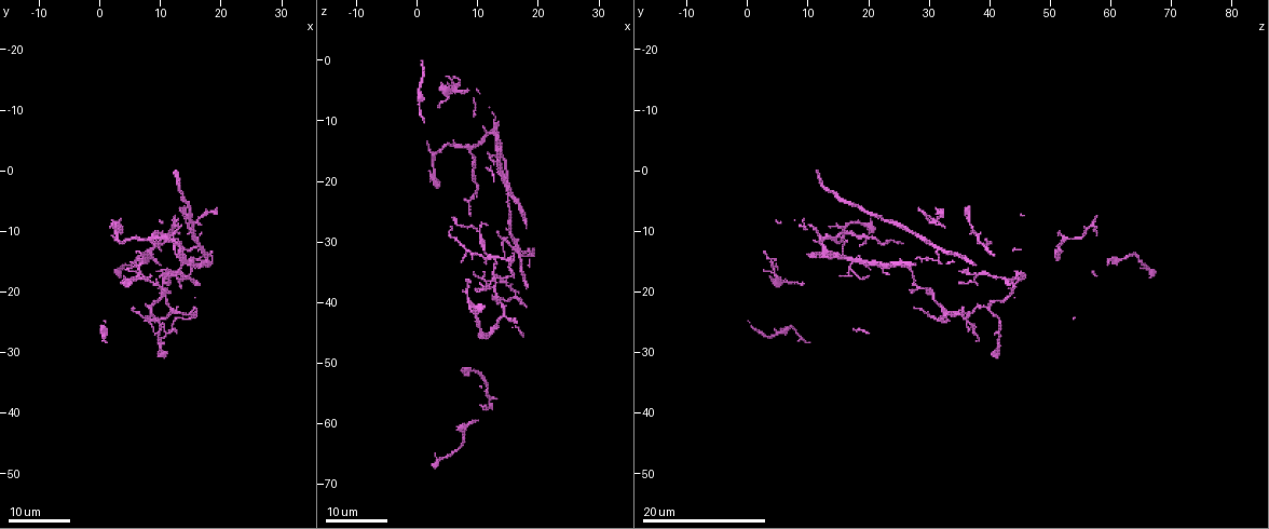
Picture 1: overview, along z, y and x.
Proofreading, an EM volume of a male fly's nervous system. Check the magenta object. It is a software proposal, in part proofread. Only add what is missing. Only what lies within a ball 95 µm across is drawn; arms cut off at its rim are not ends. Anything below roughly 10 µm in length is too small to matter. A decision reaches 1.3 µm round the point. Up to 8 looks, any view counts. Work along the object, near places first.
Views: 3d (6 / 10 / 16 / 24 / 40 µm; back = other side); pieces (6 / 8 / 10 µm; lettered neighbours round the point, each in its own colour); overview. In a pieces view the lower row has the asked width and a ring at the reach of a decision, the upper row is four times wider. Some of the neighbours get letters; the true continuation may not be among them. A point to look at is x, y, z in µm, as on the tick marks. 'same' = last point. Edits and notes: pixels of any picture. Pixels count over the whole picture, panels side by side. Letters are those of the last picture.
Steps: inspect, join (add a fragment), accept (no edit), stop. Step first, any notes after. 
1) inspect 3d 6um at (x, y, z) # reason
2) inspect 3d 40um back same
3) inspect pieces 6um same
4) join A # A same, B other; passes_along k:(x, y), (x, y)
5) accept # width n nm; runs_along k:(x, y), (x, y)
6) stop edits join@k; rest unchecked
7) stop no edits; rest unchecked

inspect 3d 16um at (1.5, 28.5, 10.0) # branch stops here

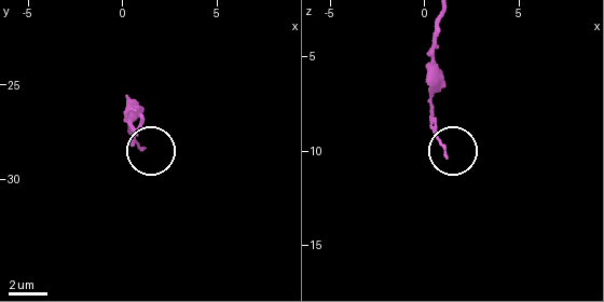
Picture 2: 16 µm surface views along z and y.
inspect pieces 8um at (1.2, 28.3, 10.3)

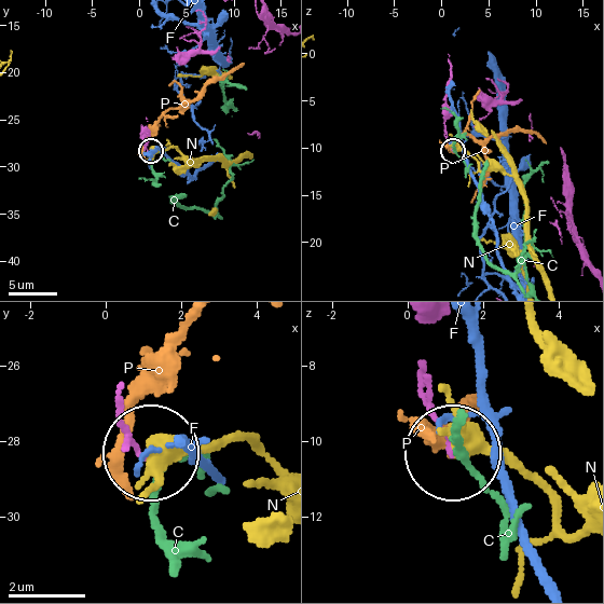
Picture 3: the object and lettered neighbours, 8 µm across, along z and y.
accept # C other, F other, N other, P other; no lettered fragment goes on from it

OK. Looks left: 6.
inspect 3d 16um at (9.0, 12.0, 19.0)

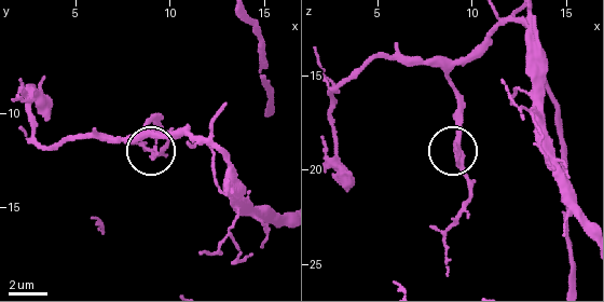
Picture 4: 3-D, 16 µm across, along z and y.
inspect pieces 8um at (9.1, 12.4, 18.7)

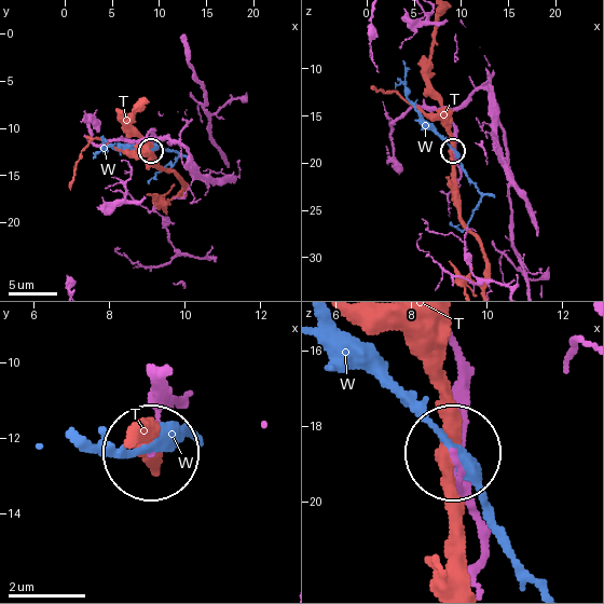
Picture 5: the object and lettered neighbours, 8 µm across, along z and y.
accept # T other, W other; runs_along 5:(160, 371), (153, 445); no lettered fragment goes on from it

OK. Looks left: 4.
inspect 3d 24um at (4.0, 9.5, 21.0) # branch stops here

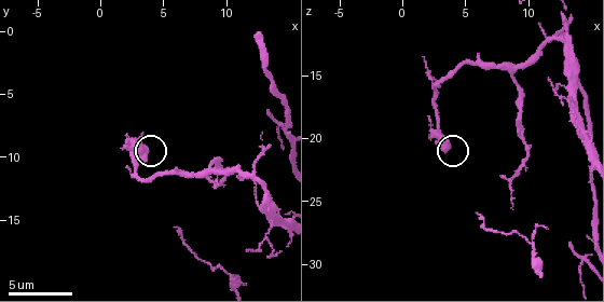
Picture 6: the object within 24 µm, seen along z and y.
inspect pieces 10um same # see the neighbours

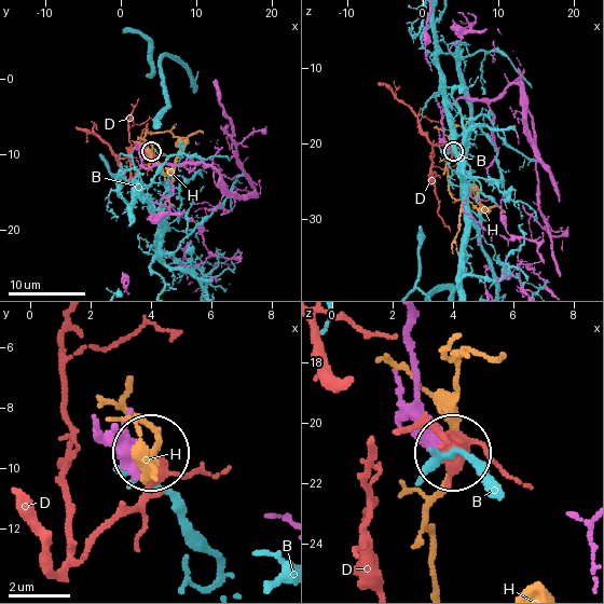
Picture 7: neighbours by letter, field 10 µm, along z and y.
accept # B other, D other, H other; no lettered fragment goes on from it

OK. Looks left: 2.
inspect 3d 6um at (13.2, 6.6, 28.4) # free end

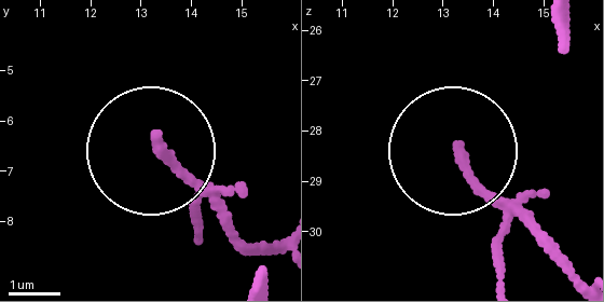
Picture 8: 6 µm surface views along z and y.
inspect pieces 10um at (13.35, 6.35, 28.40)

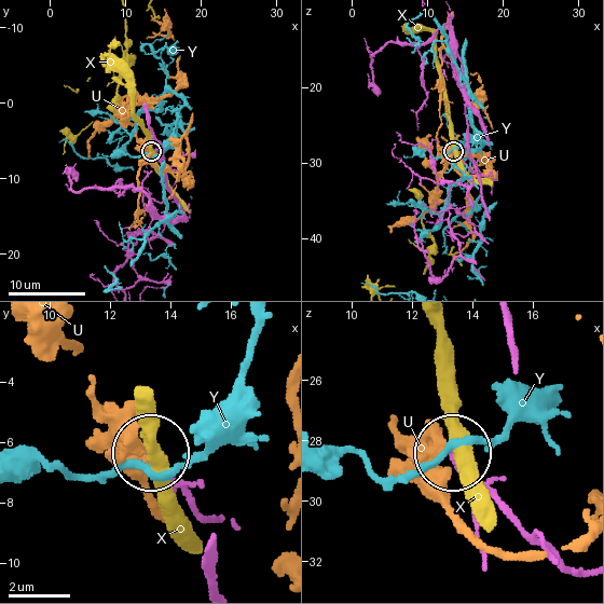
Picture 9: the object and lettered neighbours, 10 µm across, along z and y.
accept # U other, X other, Y other; no lettered fragment goes on from it

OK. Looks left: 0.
stop no edits; rest unchecked

